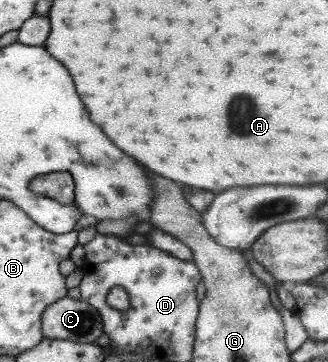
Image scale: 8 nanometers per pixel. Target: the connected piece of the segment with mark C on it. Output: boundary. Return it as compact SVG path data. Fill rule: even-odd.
M66 296L43 313L43 335L49 339L96 344L105 332L99 310L81 299Z

